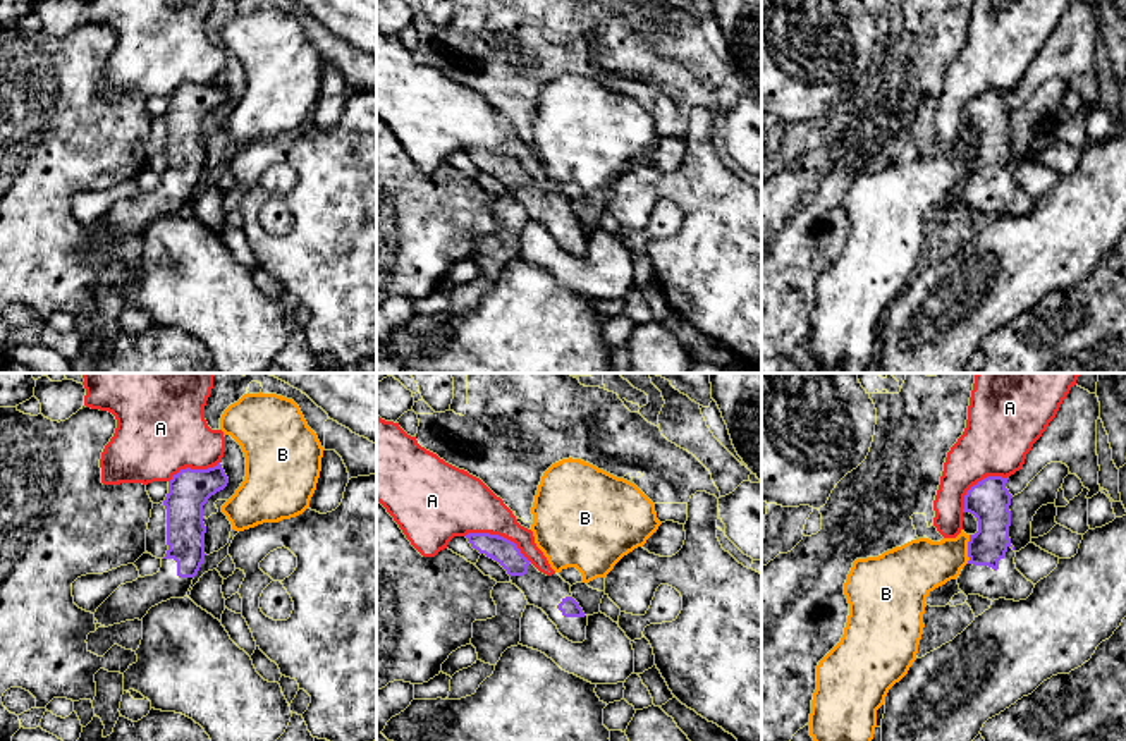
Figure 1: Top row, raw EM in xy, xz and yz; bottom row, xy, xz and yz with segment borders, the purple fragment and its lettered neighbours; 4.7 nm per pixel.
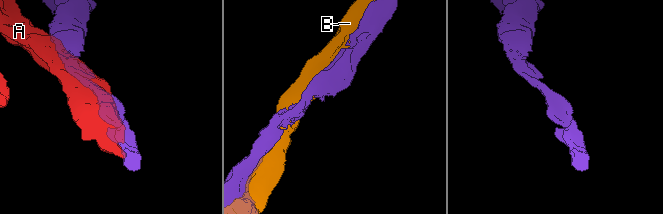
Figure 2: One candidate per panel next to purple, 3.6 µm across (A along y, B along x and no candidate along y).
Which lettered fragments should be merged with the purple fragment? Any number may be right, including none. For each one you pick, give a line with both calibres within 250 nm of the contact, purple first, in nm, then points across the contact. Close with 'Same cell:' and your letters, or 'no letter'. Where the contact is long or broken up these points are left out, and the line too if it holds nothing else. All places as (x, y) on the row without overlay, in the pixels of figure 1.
Same cell: no letter

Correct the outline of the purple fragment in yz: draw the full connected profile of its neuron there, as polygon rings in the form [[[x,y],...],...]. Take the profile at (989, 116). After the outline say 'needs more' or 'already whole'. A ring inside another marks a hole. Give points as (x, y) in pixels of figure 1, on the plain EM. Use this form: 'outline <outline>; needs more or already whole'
outline [[[987,91],[964,110],[963,127],[978,136],[978,146],[968,156],[970,175],[958,193],[966,211],[1019,217],[1033,208],[1035,199],[1014,179],[1016,167],[1009,153],[1013,110],[1006,103],[1007,95],[1009,91]]]; needs more

